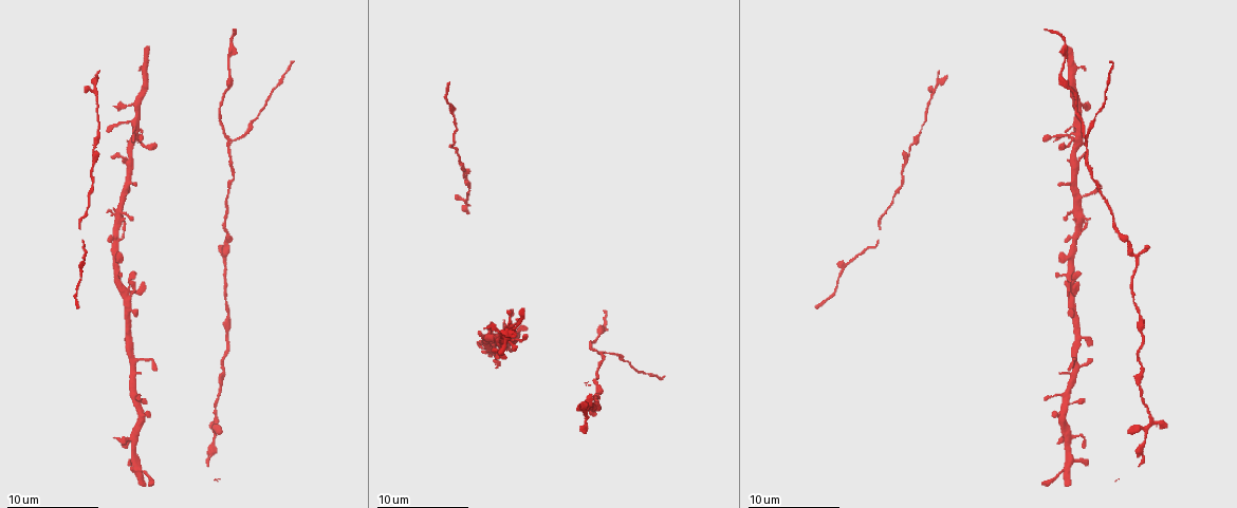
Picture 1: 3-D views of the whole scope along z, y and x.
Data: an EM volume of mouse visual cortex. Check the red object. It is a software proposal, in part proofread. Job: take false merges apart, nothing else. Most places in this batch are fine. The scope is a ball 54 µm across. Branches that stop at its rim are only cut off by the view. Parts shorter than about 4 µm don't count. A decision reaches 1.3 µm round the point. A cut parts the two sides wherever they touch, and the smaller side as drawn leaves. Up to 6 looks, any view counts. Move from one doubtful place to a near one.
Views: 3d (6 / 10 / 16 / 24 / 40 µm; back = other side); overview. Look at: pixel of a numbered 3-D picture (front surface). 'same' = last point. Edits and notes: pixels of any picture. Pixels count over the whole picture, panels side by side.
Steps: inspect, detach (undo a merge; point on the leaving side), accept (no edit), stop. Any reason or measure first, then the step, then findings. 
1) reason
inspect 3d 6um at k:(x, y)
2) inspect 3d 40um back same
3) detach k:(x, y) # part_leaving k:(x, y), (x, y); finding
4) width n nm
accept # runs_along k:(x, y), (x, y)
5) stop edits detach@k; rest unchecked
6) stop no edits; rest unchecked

three arms meet
inspect 3d 10um at 1:(908, 149)

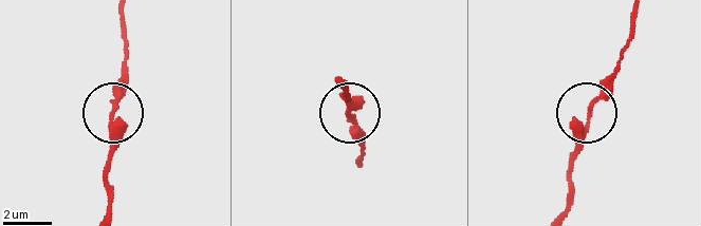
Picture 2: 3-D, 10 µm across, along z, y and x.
accept # one neuron here

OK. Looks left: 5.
arms run side by side
inspect 3d 10um at 1:(1068, 137)

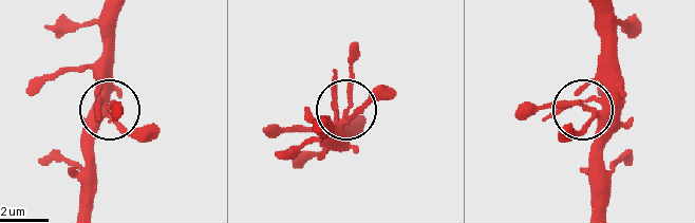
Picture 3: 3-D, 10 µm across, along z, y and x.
arms 4
accept # runs_along 3:(365, 101), (346, 111), (349, 47); all the same neuron

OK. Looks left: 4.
a fork
inspect 3d 16um at 1:(1086, 141)

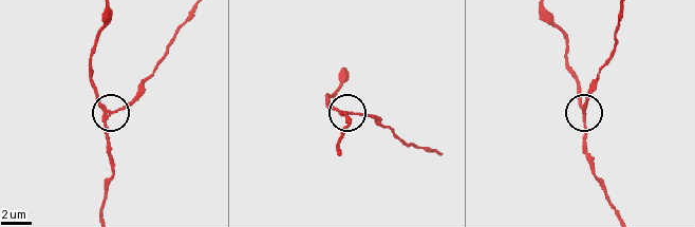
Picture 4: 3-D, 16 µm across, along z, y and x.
inspect 3d 6um at 4:(111, 110)

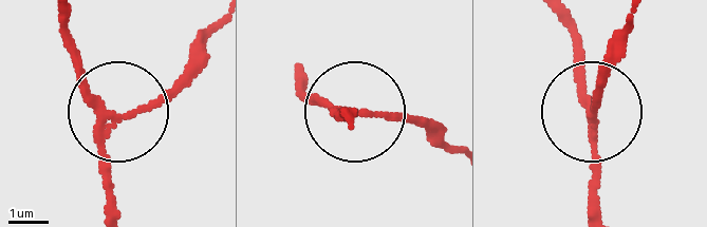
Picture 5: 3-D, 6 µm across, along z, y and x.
arms 3
detach 5:(165, 100) # part_leaving 5:(115, 126), (212, 27); a second neuron is stuck on

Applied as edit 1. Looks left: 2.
stop edits detach@5; rest unchecked

